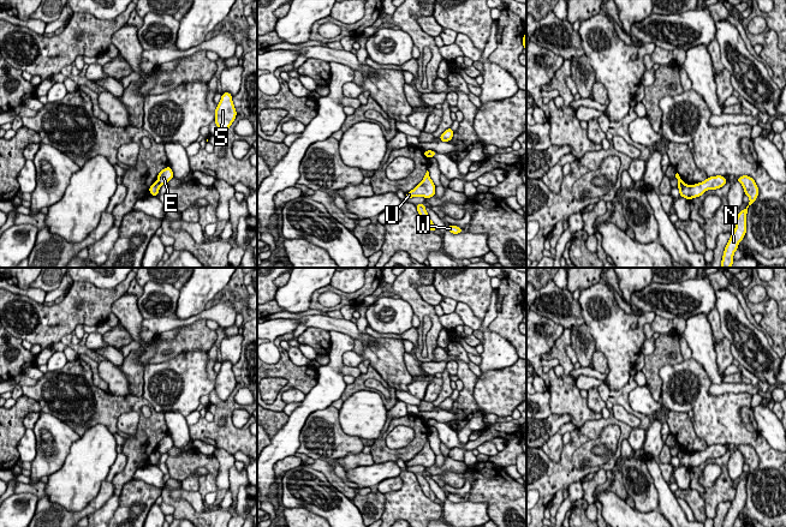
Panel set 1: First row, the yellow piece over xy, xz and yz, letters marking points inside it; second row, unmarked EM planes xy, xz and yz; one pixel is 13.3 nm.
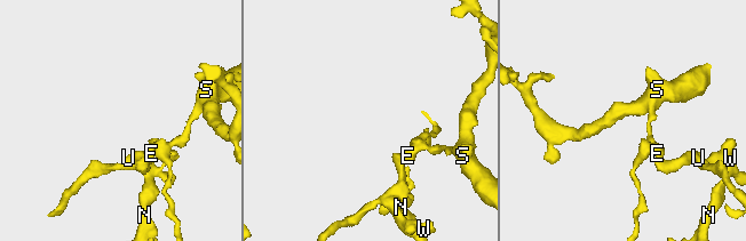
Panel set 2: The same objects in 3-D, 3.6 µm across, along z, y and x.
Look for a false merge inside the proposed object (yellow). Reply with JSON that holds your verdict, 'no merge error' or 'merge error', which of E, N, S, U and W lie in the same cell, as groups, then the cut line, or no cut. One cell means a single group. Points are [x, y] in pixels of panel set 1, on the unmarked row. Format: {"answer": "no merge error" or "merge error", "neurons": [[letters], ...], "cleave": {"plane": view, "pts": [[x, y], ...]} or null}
{"answer": "merge error", "neurons": [["E", "S"], ["N", "U", "W"]], "cleave": {"plane": "xy", "pts": [[156, 450], [160, 454]]}}

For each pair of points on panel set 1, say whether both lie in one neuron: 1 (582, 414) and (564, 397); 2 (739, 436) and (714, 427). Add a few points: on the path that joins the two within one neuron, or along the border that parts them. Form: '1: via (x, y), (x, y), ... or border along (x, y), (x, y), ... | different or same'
1: via (577, 409), (569, 401) | same
2: via (733, 430), (720, 427) | same

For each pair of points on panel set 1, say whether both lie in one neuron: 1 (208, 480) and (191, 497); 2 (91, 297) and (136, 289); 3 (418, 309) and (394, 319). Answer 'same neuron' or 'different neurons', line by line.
1: different neurons
2: different neurons
3: different neurons

